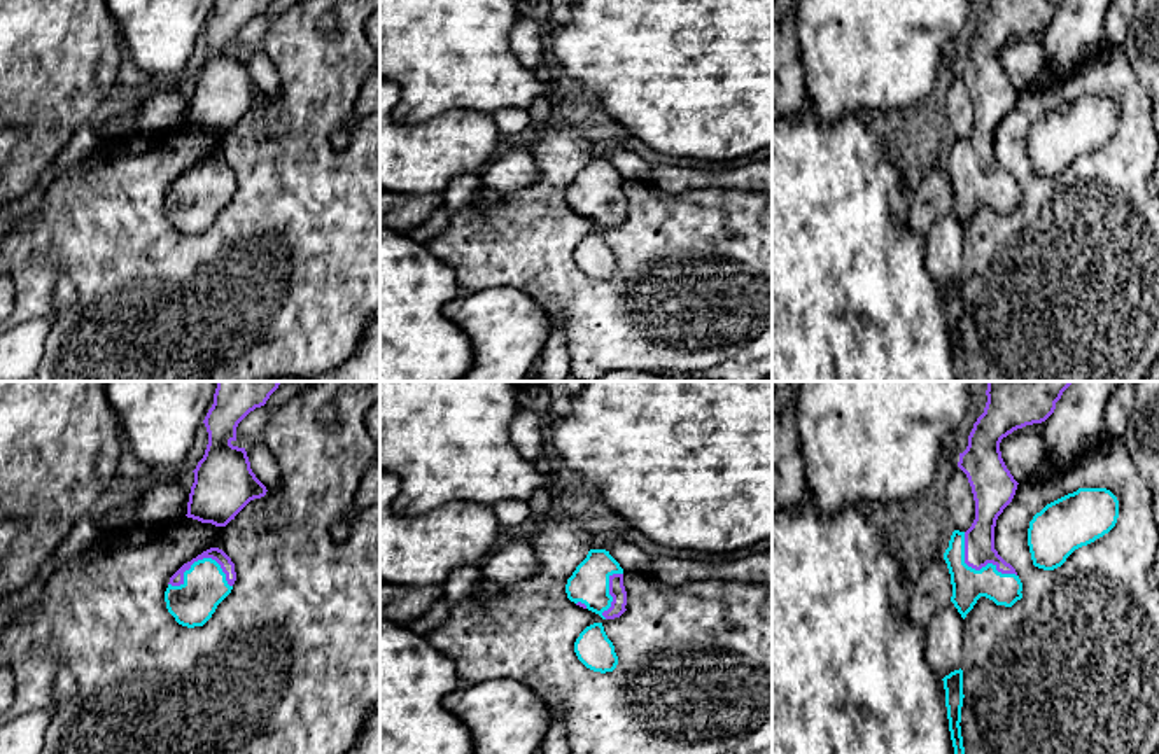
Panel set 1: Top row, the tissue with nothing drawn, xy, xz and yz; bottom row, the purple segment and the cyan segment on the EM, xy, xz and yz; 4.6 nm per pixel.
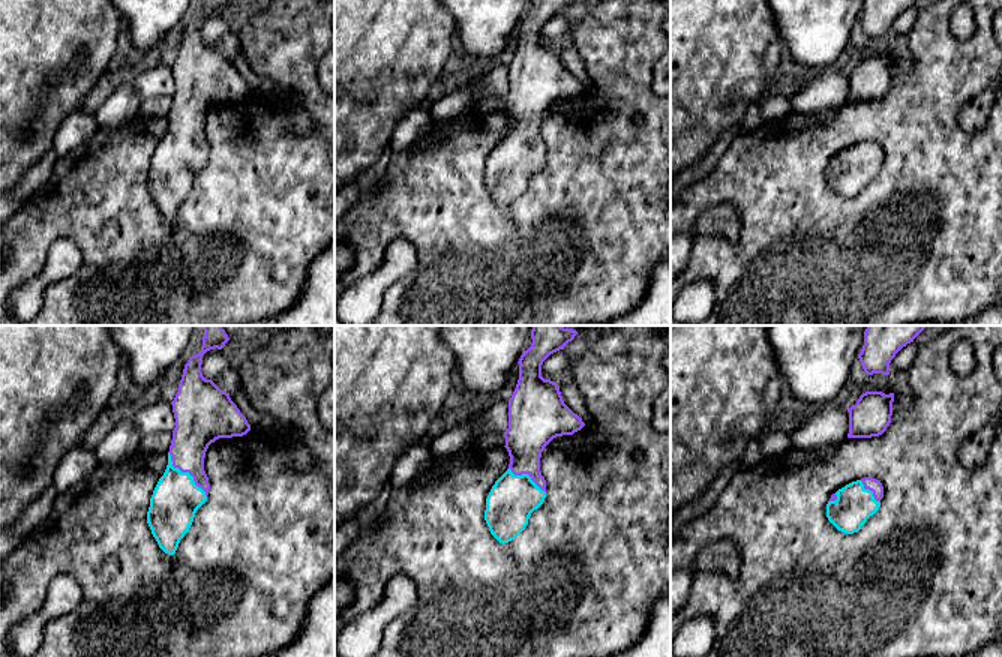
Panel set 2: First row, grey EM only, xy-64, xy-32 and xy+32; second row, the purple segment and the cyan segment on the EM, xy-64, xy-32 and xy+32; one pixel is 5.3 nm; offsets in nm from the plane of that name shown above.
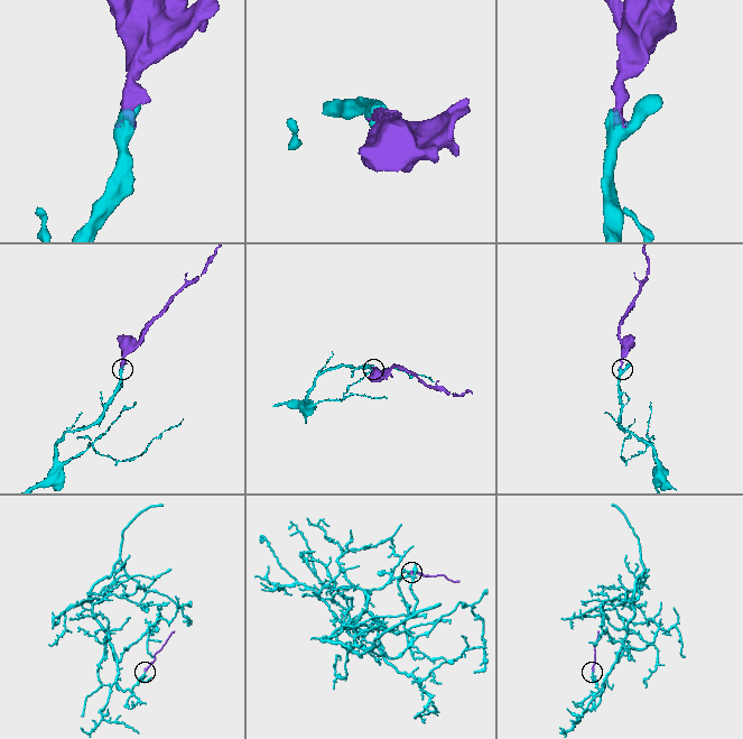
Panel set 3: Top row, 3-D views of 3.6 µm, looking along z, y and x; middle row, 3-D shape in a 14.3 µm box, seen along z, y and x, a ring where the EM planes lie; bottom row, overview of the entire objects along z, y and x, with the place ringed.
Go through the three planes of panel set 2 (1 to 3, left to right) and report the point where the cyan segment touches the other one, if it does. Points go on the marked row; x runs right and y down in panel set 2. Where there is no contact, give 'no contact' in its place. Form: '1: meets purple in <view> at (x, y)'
1: meets purple in xy-64 at (185, 471)
2: meets purple in xy-32 at (527, 473)
3: meets purple in xy+32 at (870, 489)

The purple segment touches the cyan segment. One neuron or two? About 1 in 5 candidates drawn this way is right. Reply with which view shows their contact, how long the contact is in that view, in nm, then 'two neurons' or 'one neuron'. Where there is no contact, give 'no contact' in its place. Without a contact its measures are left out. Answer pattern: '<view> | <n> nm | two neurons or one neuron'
xy | 300 nm | one neuron

